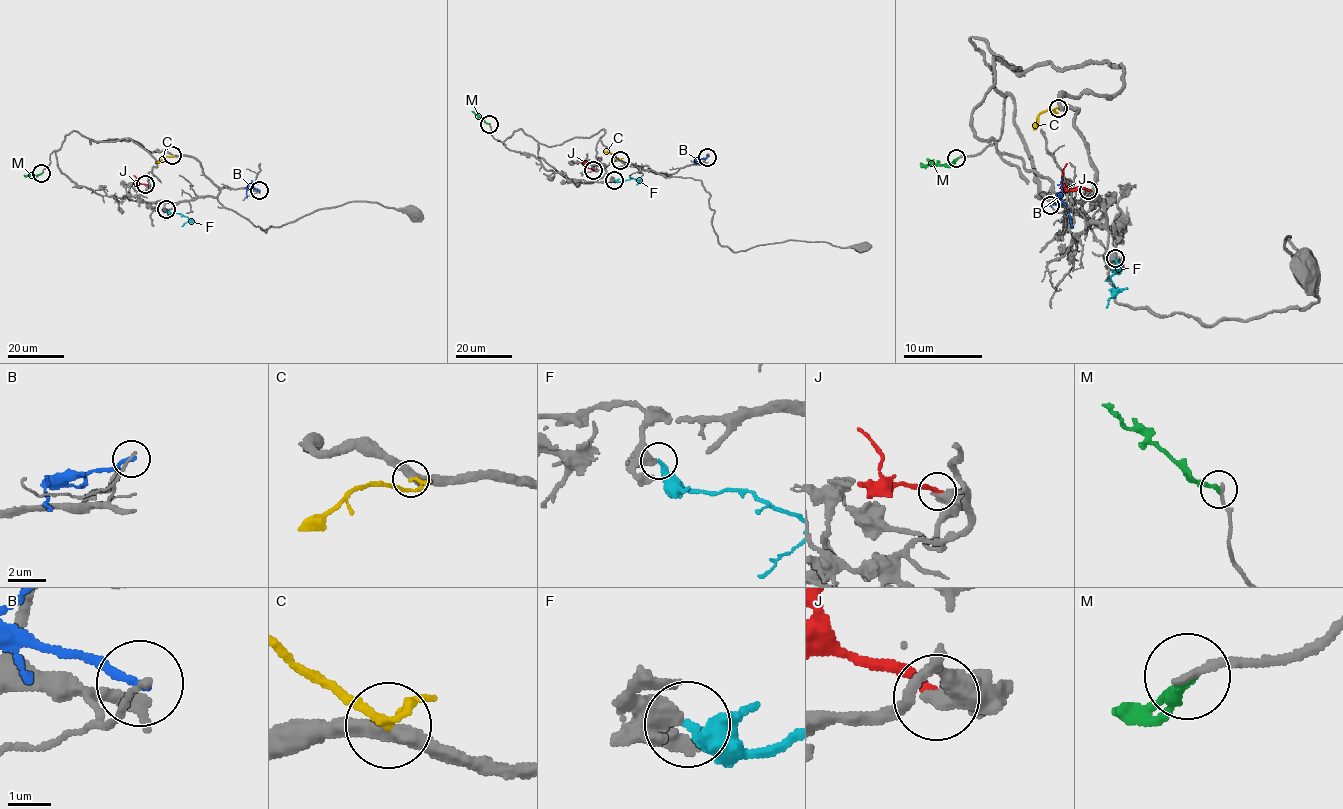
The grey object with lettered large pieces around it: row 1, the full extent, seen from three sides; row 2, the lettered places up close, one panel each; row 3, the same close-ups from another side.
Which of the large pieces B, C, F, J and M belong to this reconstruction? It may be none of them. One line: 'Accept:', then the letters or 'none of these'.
Accept: none of these

